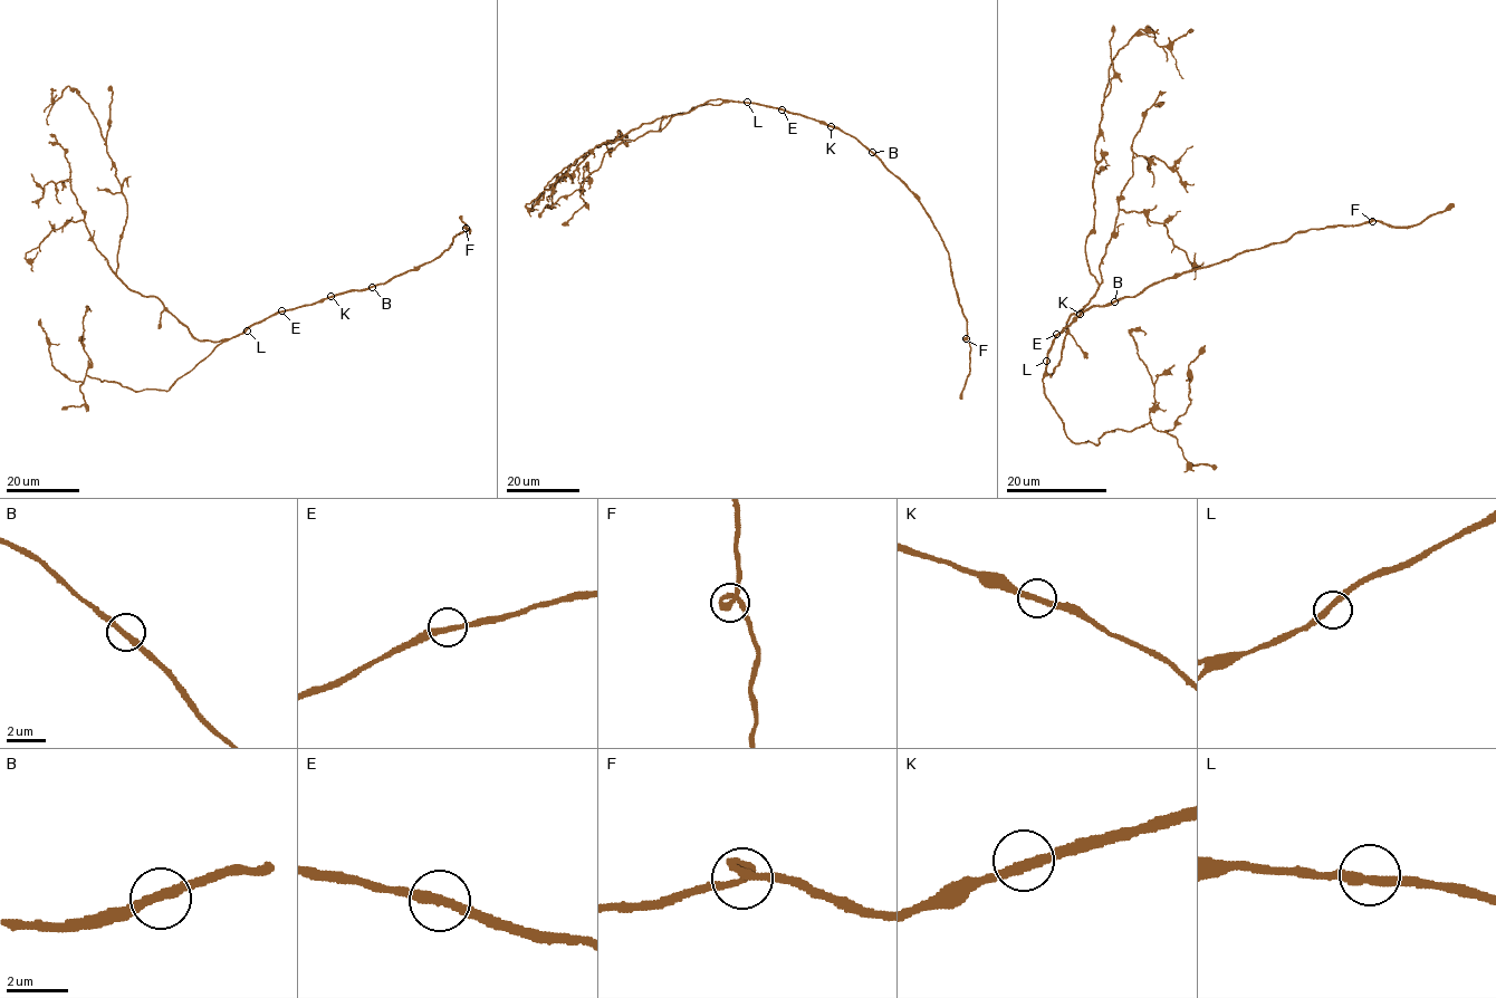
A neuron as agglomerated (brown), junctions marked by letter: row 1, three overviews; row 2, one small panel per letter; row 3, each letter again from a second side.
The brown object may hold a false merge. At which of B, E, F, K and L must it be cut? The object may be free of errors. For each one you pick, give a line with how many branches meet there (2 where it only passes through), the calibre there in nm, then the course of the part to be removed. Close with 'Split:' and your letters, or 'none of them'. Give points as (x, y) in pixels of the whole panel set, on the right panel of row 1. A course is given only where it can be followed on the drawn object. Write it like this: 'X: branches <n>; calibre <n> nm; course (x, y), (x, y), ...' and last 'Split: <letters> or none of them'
Split: none of them

